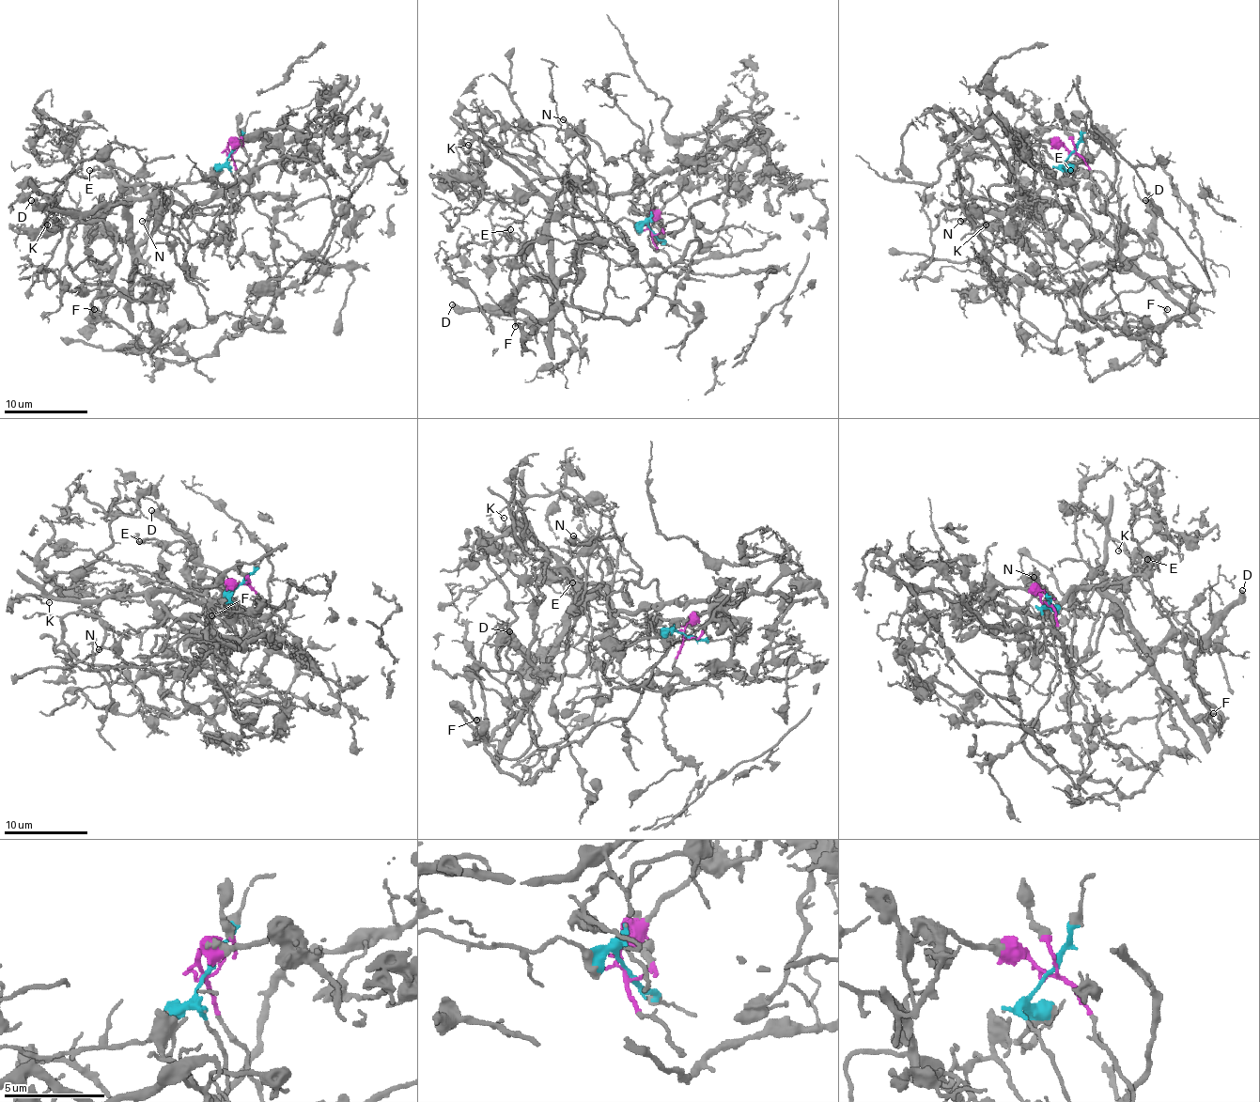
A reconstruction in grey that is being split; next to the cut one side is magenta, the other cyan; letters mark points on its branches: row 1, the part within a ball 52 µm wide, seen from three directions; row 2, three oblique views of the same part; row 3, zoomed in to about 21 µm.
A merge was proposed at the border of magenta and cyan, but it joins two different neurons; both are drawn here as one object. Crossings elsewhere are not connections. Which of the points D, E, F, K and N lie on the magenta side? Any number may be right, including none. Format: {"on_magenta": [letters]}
{"on_magenta": ["K", "N"]}

